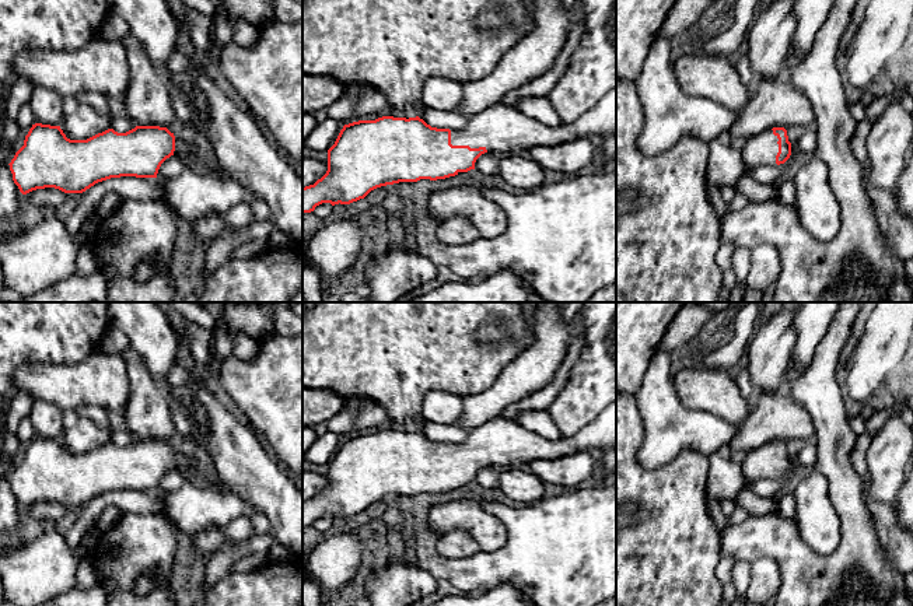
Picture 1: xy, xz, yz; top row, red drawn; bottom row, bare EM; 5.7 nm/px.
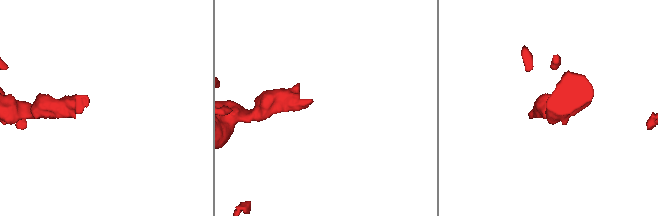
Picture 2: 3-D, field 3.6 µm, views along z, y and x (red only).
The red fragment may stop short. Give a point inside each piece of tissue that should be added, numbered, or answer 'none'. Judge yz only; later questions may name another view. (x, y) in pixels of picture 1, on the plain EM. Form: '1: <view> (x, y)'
1: yz (759, 463)

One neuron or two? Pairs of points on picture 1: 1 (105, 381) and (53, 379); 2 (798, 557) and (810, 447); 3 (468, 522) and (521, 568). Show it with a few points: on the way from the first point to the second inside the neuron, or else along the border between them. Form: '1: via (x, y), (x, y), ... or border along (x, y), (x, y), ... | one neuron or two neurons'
1: via (93, 381), (66, 382) | one neuron
2: border along (814, 440), (815, 468) | two neurons
3: border along (492, 515), (504, 525), (507, 542), (483, 552) | two neurons

